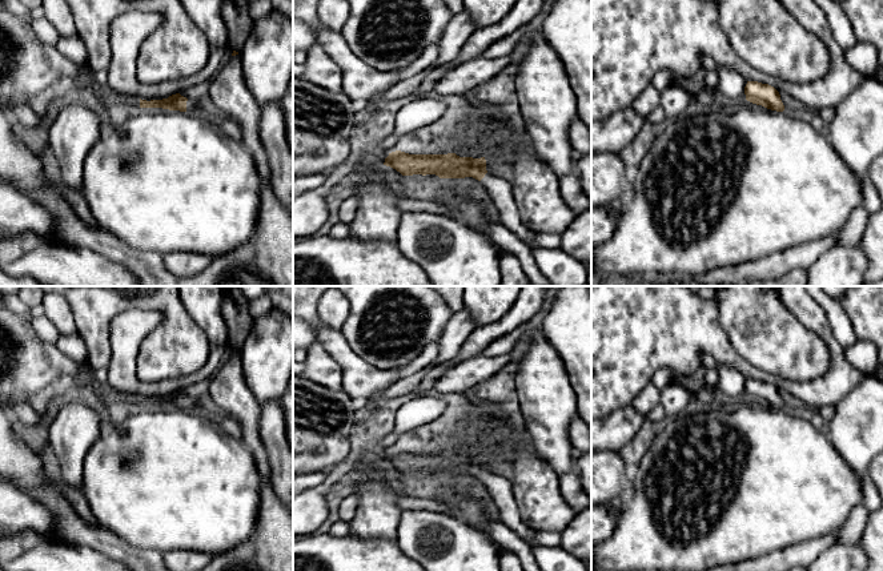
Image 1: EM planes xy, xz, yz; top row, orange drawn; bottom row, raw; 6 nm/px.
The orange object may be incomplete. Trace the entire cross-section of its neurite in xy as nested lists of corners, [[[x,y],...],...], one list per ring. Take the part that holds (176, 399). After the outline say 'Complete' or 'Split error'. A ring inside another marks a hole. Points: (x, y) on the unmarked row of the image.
[[[180,391],[172,393],[162,398],[147,399],[140,397],[140,406],[162,406],[169,409],[193,410],[197,403],[197,398],[188,398]]]. Split error

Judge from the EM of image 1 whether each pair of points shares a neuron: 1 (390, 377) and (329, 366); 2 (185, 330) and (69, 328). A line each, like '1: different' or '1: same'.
1: different
2: different

